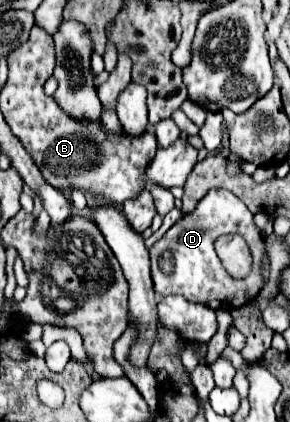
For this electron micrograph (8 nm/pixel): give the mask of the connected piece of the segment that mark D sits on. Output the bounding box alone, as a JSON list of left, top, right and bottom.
[149,190,265,312]

